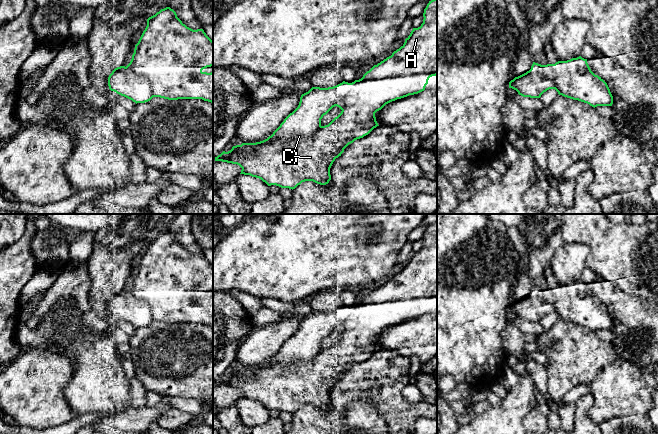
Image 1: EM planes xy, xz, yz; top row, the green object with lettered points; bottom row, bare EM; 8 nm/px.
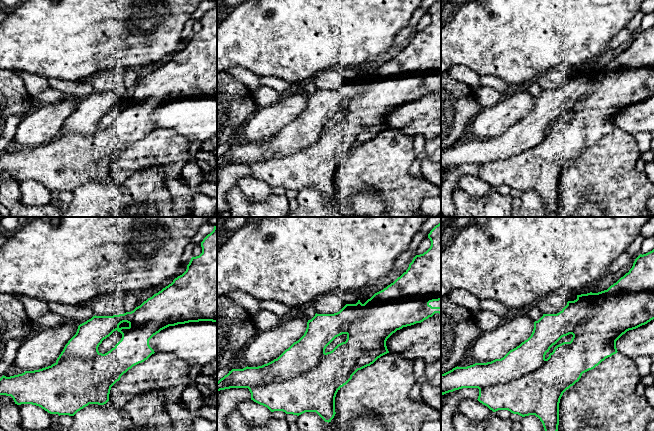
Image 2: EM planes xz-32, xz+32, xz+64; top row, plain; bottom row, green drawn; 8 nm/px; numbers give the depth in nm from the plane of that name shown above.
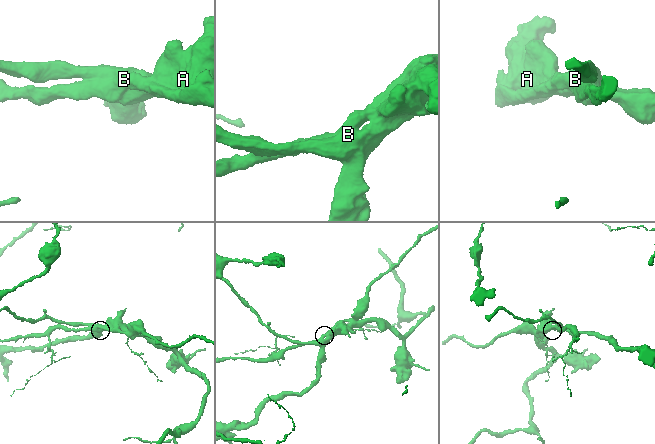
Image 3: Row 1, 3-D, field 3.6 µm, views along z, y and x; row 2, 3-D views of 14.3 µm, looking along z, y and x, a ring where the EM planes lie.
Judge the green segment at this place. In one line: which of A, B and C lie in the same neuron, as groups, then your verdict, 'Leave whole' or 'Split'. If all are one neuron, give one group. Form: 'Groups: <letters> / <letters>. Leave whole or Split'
Groups: A C / B. Split

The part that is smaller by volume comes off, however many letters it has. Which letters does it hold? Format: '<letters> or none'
B

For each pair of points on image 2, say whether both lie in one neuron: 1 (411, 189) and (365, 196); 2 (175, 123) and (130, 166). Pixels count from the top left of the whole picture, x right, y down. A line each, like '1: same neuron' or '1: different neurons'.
1: different neurons
2: different neurons

